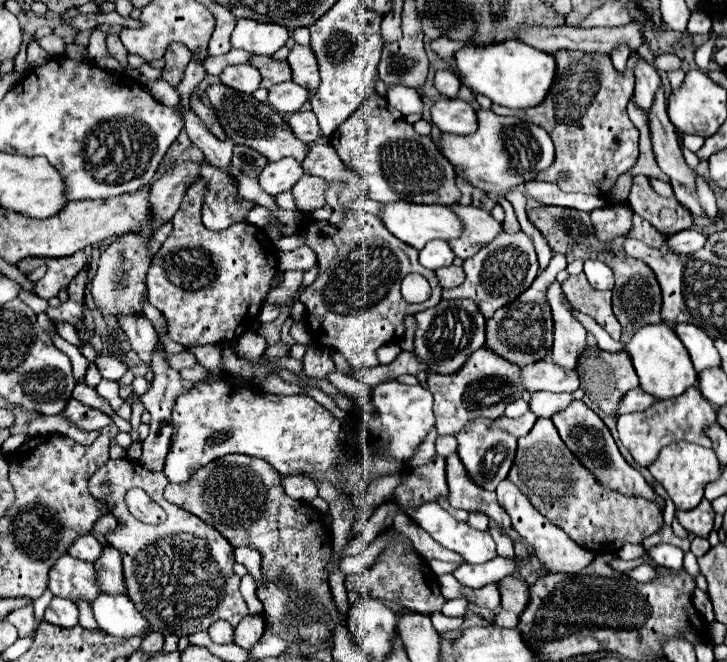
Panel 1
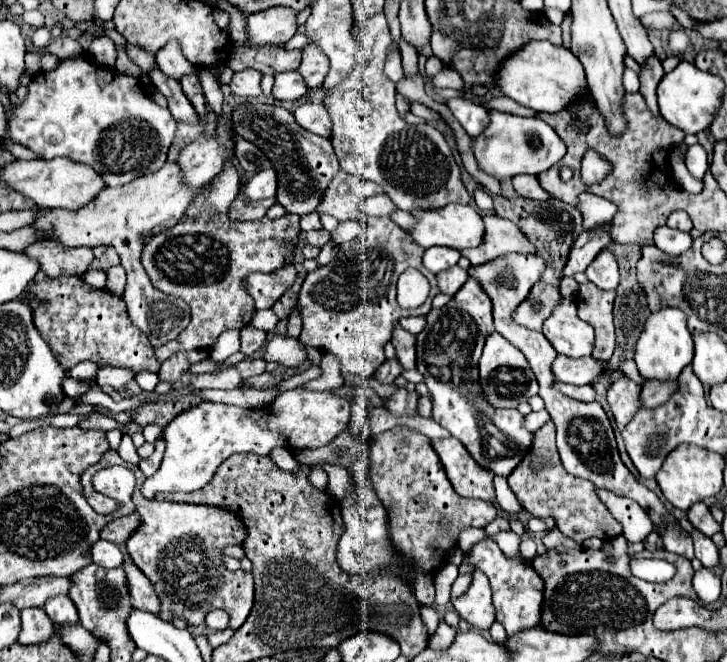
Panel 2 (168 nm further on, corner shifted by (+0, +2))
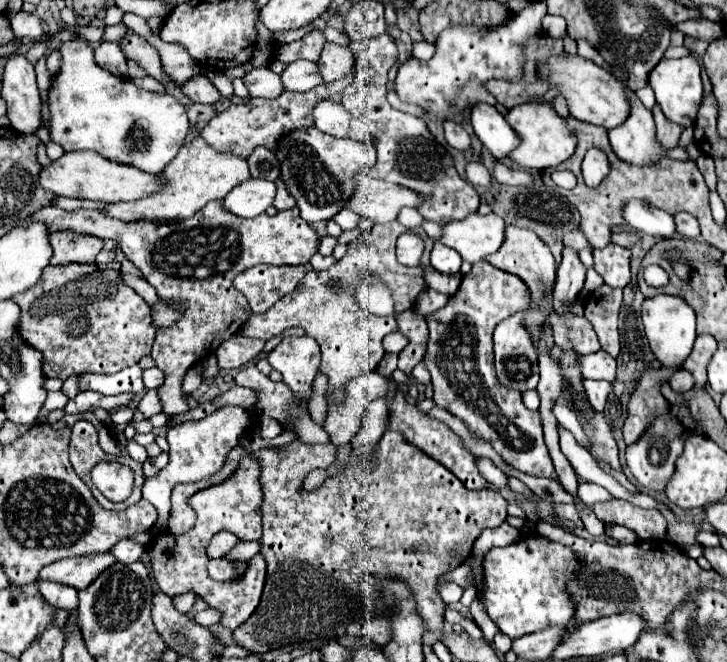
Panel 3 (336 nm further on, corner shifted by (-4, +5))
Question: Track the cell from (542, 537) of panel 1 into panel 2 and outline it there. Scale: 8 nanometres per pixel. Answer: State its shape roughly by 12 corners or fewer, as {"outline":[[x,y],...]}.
{"outline":[[494,478],[498,504],[508,514],[524,510],[506,478]]}

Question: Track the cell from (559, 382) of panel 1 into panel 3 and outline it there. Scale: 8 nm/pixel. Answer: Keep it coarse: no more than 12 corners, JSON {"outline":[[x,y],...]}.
{"outline":[[606,351],[580,357],[584,379],[616,377],[616,359]]}

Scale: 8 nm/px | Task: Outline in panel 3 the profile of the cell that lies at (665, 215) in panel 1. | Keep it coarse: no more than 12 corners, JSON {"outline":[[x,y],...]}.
{"outline":[[690,213],[674,215],[684,239],[700,237],[698,221]]}

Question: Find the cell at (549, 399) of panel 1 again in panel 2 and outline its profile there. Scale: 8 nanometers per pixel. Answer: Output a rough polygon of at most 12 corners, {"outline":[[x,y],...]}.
{"outline":[[552,384],[554,390],[568,398],[592,402],[592,386],[574,386],[574,384]]}

